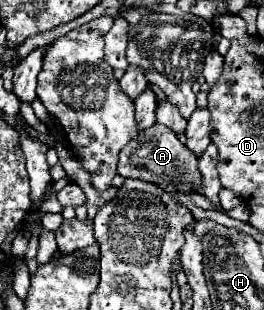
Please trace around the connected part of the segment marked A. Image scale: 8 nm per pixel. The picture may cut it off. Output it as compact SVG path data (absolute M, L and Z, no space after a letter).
M153 124L149 130L133 138L119 154L119 174L123 178L143 178L155 184L175 184L193 186L195 192L201 190L201 170L197 166L197 156L179 142L179 138L167 126Z

